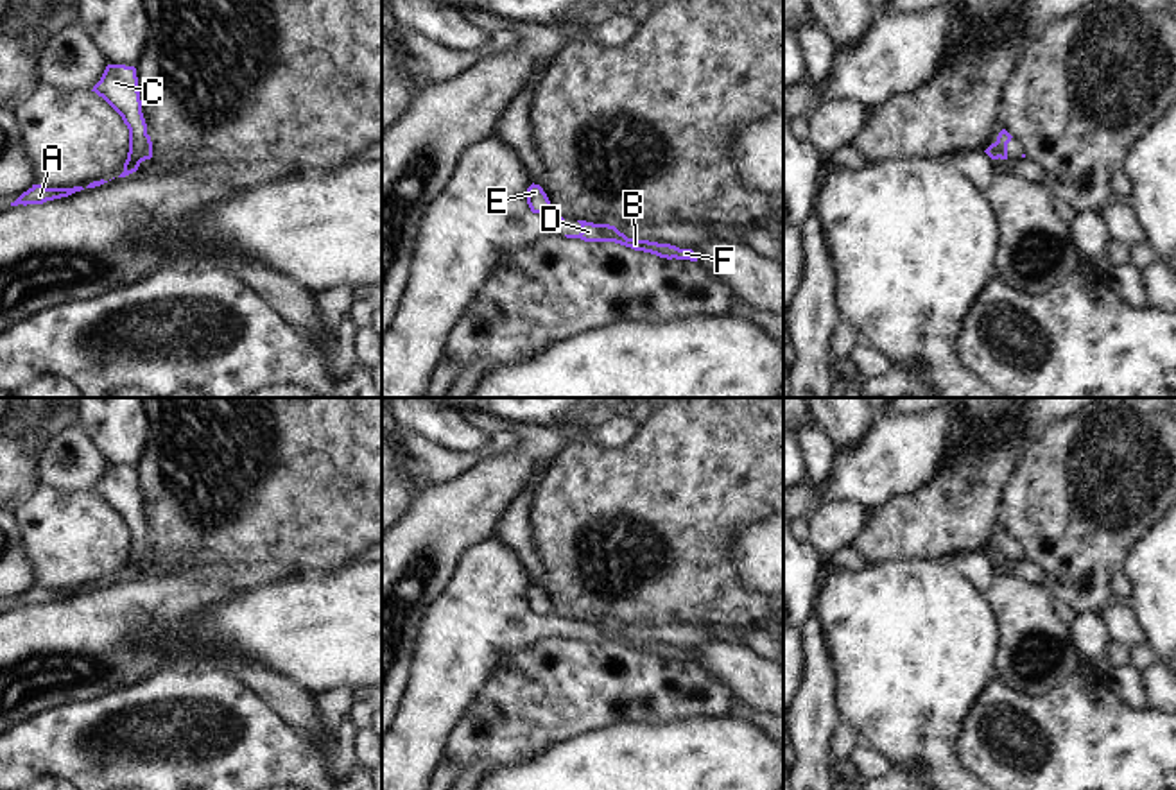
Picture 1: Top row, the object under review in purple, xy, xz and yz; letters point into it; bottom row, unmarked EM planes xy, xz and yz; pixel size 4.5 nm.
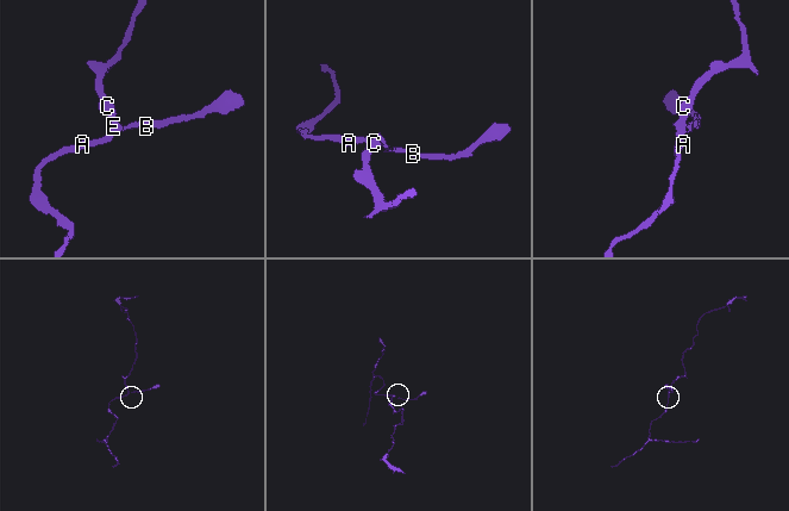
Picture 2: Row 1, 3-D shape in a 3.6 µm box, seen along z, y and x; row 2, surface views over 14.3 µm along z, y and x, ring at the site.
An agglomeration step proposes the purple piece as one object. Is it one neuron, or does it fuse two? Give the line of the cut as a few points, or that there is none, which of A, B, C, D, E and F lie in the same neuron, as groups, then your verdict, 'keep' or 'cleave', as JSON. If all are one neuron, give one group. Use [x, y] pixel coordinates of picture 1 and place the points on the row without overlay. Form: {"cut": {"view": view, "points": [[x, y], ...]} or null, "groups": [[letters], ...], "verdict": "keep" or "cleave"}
{"cut": {"view": "xy", "points": [[146, 536], [151, 556]]}, "groups": [["A", "C", "E"], ["B", "D", "F"]], "verdict": "cleave"}

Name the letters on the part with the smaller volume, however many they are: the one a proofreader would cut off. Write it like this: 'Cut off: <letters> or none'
Cut off: B, D, F

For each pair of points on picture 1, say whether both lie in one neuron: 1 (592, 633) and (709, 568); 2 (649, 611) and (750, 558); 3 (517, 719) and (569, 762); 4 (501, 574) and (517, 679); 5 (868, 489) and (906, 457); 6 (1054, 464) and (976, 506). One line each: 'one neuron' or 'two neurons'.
1: two neurons
2: two neurons
3: two neurons
4: two neurons
5: one neuron
6: two neurons

